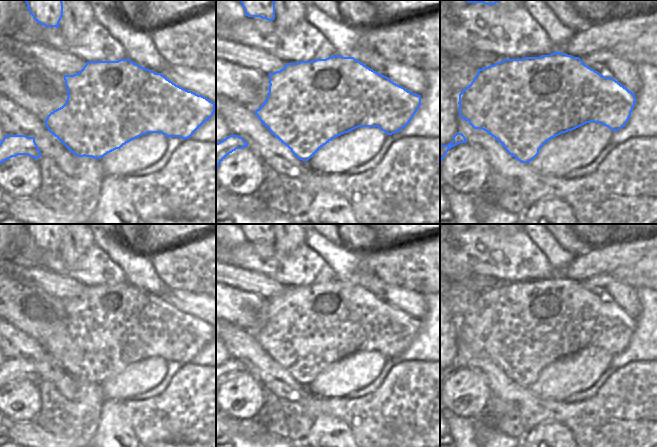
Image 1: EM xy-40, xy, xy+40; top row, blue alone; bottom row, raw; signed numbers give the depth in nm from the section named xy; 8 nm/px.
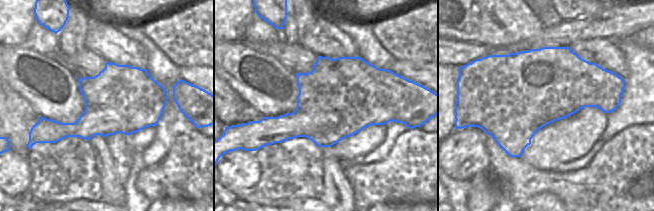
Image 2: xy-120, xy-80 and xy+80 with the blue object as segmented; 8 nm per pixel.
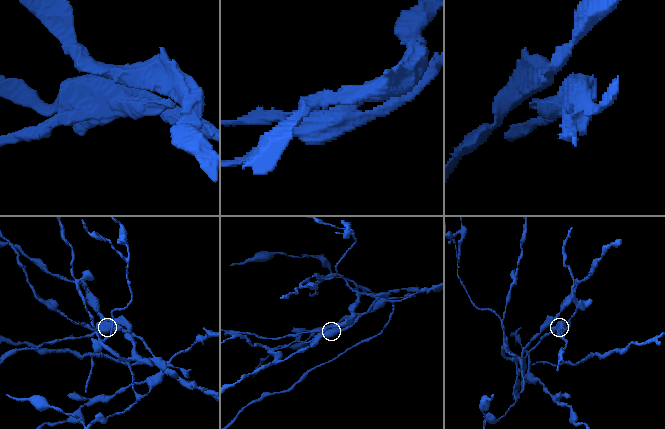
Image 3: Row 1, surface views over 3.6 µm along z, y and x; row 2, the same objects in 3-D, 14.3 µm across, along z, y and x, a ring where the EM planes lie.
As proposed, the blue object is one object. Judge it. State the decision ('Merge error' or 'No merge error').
Merge error

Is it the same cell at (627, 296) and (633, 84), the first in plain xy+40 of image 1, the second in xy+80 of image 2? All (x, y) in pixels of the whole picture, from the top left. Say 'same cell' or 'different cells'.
different cells

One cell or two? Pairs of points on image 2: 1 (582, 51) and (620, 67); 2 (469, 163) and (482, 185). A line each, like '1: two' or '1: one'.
1: one
2: two

